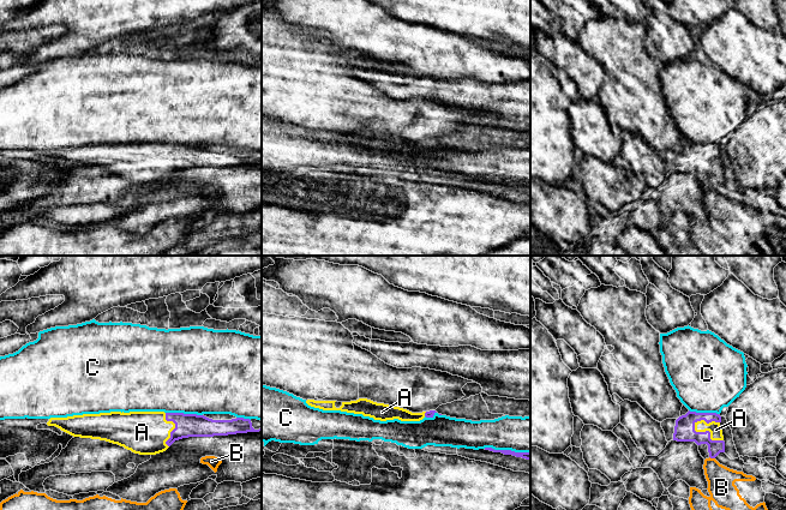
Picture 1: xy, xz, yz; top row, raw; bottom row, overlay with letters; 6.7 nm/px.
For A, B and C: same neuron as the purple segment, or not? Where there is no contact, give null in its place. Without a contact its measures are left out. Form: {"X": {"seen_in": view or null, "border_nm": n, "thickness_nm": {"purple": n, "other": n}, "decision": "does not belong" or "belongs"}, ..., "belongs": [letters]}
{"A": {"seen_in": "yz", "border_nm": 240, "thickness_nm": {"purple": 140, "other": 90}, "decision": "belongs"}, "B": {"seen_in": "yz", "border_nm": 40, "thickness_nm": {"purple": 130, "other": 180}, "decision": "does not belong"}, "C": {"seen_in": "xz", "border_nm": 320, "thickness_nm": {"purple": 50, "other": 240}, "decision": "does not belong"}, "belongs": ["A"]}

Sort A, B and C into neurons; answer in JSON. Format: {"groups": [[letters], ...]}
{"groups": [["A"], ["B"], ["C"]]}

